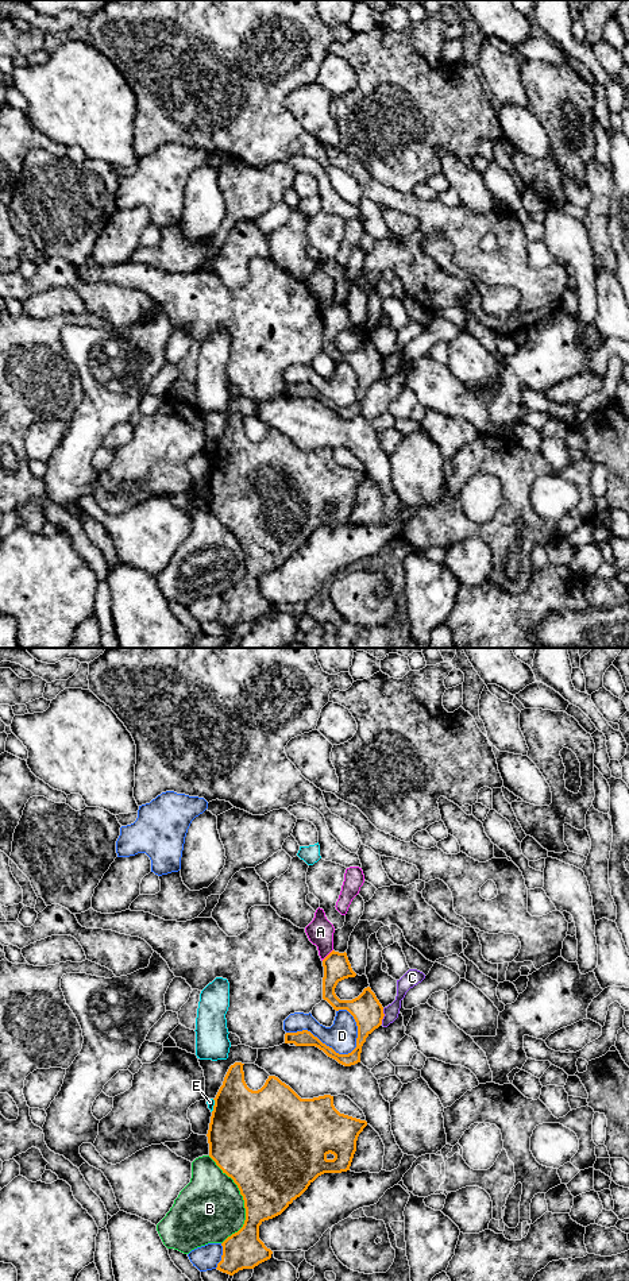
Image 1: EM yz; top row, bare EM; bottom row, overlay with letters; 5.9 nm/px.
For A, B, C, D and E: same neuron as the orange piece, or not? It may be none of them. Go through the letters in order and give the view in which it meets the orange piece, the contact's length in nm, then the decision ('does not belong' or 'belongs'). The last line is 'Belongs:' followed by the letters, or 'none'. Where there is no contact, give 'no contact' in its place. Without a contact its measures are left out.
A: contact in yz; length 100 nm; does not belong
B: contact in yz; length 550 nm; does not belong
C: contact in yz; length 100 nm; does not belong
D: contact in yz; length 440 nm; does not belong
E: contact in yz; length 80 nm; does not belong
Belongs: none

